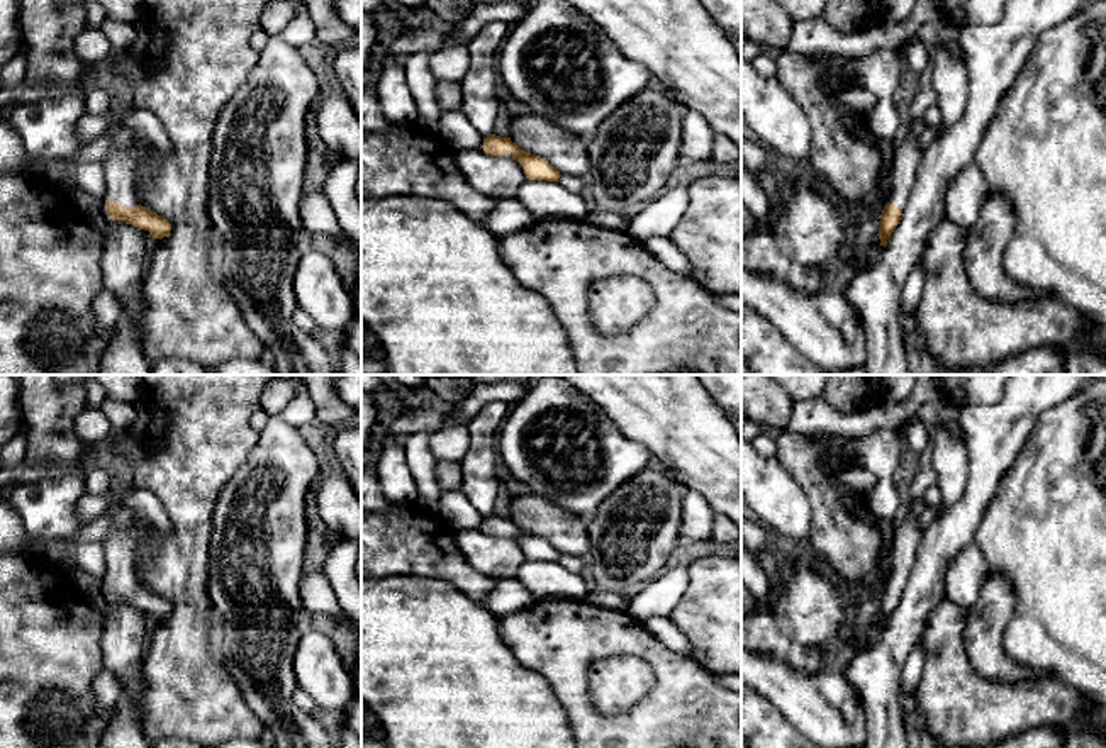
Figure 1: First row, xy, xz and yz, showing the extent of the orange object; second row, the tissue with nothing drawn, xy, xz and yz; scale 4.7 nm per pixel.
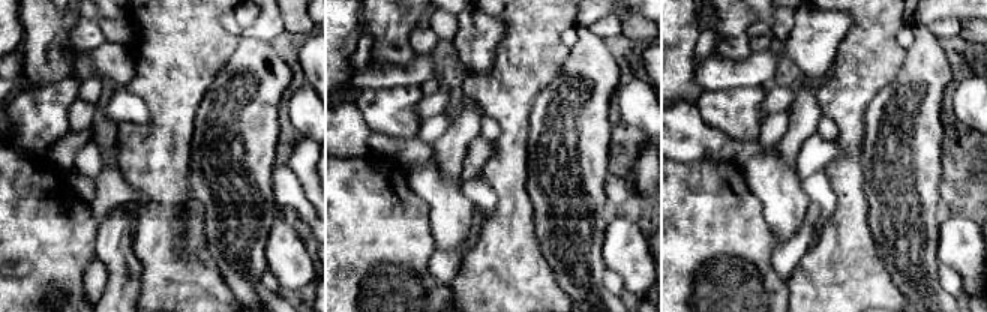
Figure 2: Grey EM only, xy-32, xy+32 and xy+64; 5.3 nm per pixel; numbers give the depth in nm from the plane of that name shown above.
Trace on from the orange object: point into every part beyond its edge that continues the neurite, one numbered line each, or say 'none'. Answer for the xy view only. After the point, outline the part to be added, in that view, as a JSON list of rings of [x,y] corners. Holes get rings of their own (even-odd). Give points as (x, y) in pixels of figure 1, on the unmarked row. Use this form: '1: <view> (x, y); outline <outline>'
1: xy (121, 548); outline [[[136,514],[120,531],[112,533],[102,544],[105,553],[105,580],[115,580],[124,587],[139,585],[136,575],[137,546],[153,522],[142,514]]]

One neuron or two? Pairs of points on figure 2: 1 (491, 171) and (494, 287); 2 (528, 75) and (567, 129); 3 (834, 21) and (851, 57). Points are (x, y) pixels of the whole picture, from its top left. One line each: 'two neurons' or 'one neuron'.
1: one neuron
2: two neurons
3: two neurons

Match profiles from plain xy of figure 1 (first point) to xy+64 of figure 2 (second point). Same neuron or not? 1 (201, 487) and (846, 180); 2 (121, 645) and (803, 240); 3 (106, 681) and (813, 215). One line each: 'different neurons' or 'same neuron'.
1: same neuron
2: different neurons
3: same neuron

